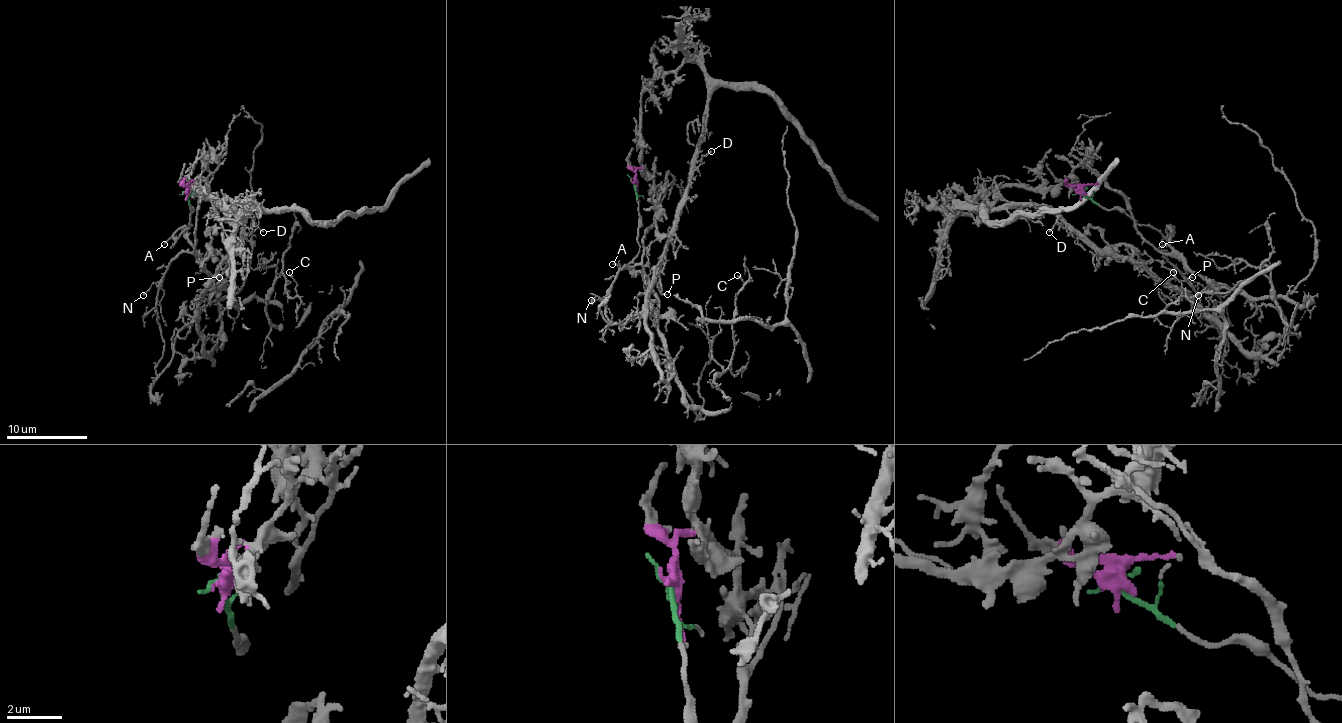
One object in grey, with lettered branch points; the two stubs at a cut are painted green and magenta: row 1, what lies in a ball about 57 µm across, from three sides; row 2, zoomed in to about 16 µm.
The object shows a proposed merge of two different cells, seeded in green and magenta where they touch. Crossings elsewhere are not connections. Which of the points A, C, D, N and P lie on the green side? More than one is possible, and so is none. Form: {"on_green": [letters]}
{"on_green": ["A", "C", "N"]}

